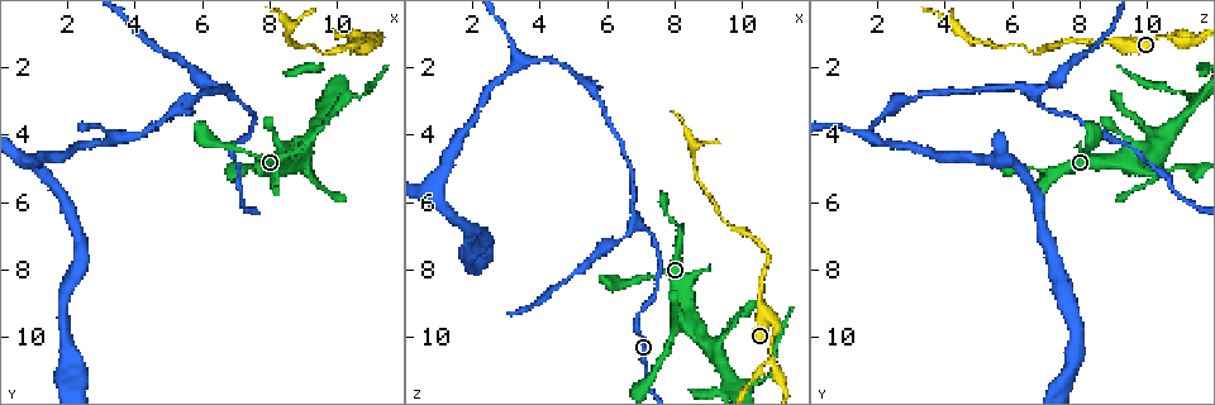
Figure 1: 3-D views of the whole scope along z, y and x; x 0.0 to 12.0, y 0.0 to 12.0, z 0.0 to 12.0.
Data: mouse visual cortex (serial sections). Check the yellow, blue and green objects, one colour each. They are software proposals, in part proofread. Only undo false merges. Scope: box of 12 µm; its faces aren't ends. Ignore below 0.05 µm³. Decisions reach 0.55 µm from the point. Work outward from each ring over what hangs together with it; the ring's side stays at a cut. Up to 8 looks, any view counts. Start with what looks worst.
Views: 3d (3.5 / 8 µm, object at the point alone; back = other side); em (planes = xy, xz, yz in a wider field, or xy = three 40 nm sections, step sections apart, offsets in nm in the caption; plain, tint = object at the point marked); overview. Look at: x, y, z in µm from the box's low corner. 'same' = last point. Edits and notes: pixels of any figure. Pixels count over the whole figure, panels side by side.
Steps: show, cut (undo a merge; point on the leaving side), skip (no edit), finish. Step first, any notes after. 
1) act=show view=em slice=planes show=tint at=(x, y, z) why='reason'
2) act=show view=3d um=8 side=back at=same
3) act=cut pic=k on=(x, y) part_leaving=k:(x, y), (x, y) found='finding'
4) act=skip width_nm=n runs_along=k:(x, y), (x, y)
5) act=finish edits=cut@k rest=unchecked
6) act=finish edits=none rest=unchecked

act=show view=3d um=3.5 at=(7.0, 2.8, 6.6) why='three-way junction'

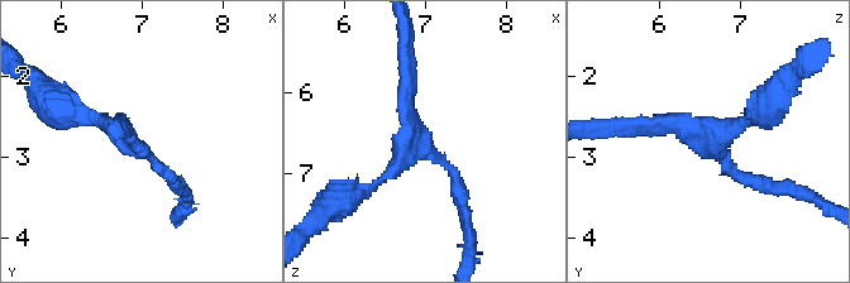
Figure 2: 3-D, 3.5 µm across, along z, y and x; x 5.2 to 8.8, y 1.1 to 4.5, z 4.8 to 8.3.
act=show view=em slice=xy step=1 show=tint at=(6.95, 2.85, 6.60)

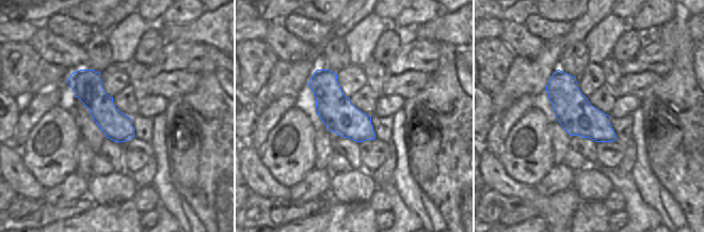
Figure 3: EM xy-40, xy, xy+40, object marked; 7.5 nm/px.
act=skip width_nm=260 runs_along=2:(764, 185), (739, 177), (693, 126), (635, 126) found='continuous, no second cell'

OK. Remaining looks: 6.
act=show view=3d um=3.5 at=(10.9, 1.2, 10.8) why='thick turns thin'

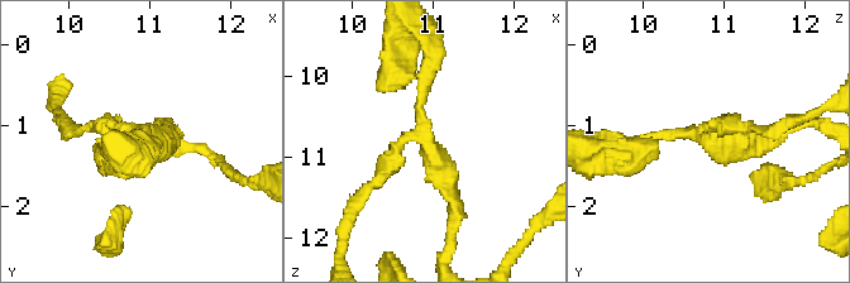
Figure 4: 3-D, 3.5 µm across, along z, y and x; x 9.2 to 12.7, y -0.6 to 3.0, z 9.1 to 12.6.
act=show view=em slice=xy step=3 show=tint at=(10.95, 1.20, 10.90) arms=3 arm_widths_nm=150,150,200 why='shape alone is not enough'

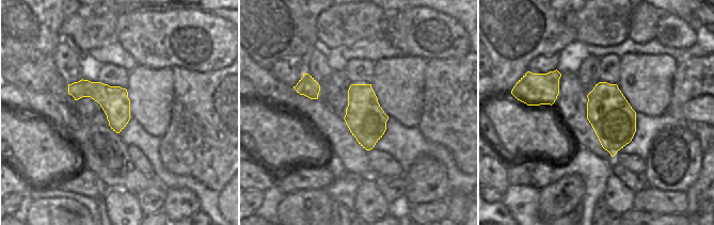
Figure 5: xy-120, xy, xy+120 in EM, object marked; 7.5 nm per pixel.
act=skip runs_along=4:(410, 78), (423, 85), (423, 133), (457, 217) found='continuous, no second cell'

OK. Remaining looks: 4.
act=show view=3d um=3.5 at=(8.2, 5.1, 7.0) why='thick turns thin'

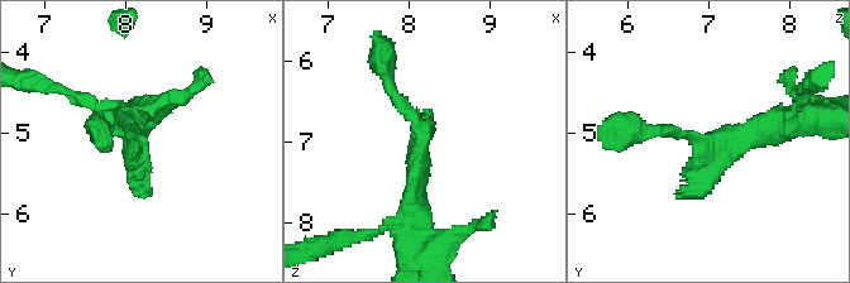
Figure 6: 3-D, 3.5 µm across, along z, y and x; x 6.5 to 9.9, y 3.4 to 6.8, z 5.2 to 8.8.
act=show view=em slice=xy step=5 show=tint at=(8.20, 5.05, 7.05)

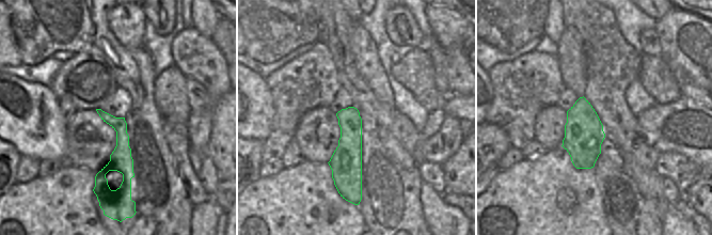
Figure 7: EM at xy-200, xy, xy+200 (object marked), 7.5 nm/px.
act=skip runs_along=7:(351, 109), (348, 189) found='all the same cell'

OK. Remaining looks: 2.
act=finish edits=none rest=unchecked

